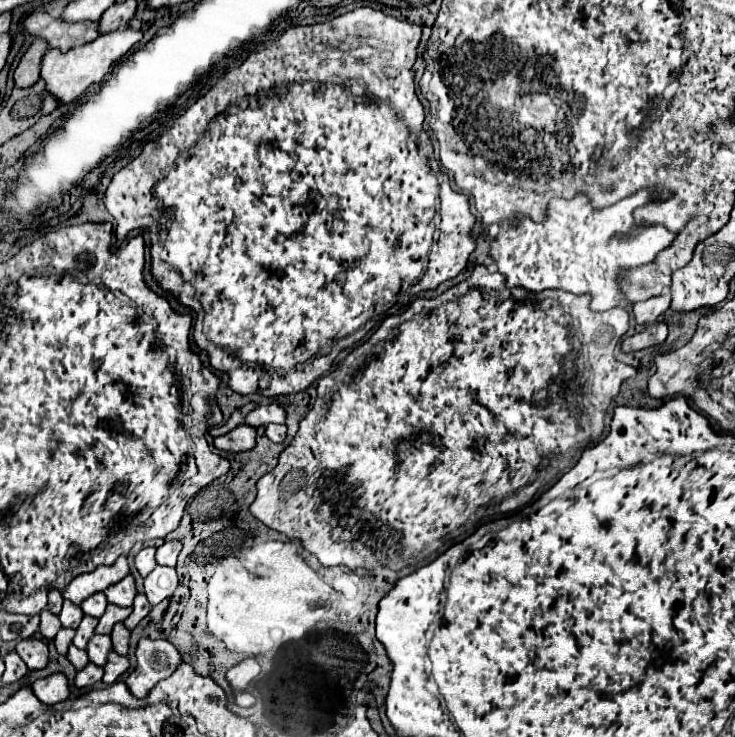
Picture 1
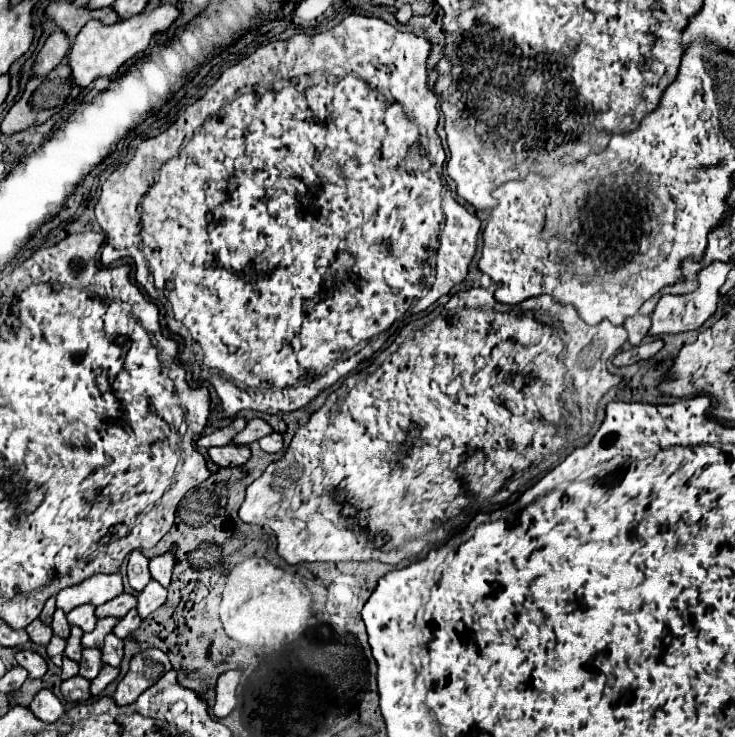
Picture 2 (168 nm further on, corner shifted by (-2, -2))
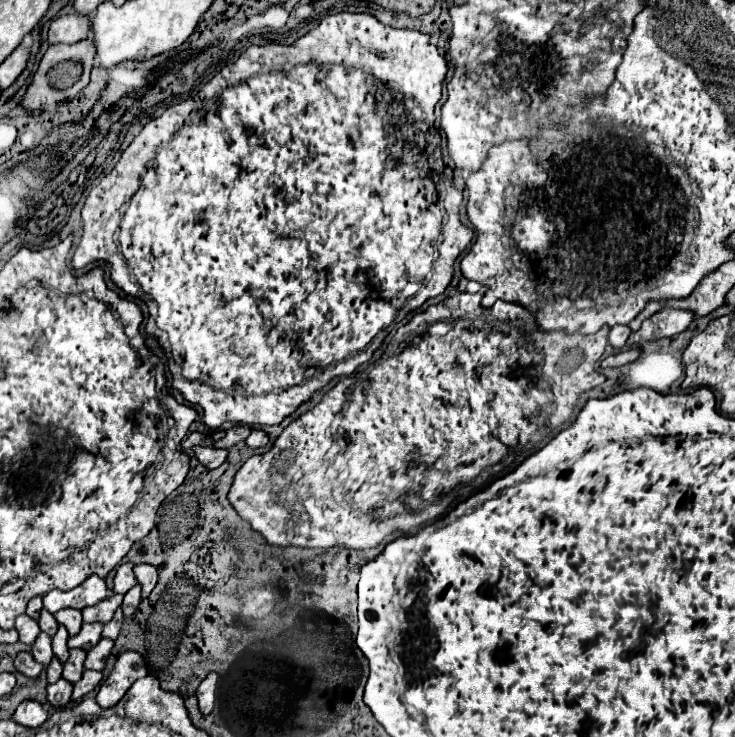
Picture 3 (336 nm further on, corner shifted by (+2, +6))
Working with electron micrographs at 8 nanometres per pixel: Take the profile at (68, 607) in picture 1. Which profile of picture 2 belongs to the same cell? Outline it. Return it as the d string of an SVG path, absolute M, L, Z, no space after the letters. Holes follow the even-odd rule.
M60 608L54 612L54 620L52 620L52 630L56 636L66 638L70 632L70 624L66 620L66 612L60 612Z

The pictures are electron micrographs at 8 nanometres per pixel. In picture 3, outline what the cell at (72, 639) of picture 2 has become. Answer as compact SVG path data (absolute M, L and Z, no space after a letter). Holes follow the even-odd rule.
M60 626L58 632L52 636L52 652L54 652L54 656L60 662L68 660L68 646L66 646L66 642L68 642L68 632L66 632L64 626Z

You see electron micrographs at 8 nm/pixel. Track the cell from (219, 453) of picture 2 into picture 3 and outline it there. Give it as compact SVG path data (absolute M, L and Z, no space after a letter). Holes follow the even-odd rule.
M196 446L196 448L192 448L192 452L198 458L198 462L208 470L218 468L228 456L228 450L218 450L218 448L210 448L210 446Z

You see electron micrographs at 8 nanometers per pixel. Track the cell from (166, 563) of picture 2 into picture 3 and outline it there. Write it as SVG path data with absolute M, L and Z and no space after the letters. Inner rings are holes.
M138 564L138 566L134 566L134 576L136 576L138 584L142 586L142 598L146 598L158 582L158 570L150 564Z

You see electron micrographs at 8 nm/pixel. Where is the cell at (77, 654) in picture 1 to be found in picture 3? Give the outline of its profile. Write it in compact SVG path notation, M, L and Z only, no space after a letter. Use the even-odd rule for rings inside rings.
M56 658L50 660L50 664L46 668L46 676L48 676L48 684L54 684L56 680L60 680L60 676L62 676L62 664Z

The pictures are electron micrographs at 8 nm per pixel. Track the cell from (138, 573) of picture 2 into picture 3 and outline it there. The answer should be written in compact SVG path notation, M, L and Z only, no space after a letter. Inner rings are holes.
M134 564L118 566L116 576L114 576L114 588L112 588L114 594L126 594L132 586L136 586L136 578L134 578L132 568L134 568Z

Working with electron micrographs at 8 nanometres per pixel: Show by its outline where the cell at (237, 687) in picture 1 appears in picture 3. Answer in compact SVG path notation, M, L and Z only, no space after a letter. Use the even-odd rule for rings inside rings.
M210 672L198 686L196 690L196 698L198 698L198 708L200 712L206 716L212 712L214 702L216 702L216 682L218 682L218 674Z

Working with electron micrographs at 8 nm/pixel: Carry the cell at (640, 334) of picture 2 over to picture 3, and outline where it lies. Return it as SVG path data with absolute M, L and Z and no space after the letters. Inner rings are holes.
M624 324L614 326L614 328L610 330L610 334L608 334L608 344L610 344L612 348L624 348L628 336L630 336L630 328L628 328L628 326L624 326Z

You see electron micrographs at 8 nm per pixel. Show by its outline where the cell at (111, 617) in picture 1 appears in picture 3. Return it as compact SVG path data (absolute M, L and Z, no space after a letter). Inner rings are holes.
M82 624L82 630L68 640L68 648L88 650L96 646L96 642L100 640L100 632L102 632L102 624Z

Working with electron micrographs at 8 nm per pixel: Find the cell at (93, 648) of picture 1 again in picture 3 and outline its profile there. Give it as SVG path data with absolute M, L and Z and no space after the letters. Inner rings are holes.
M76 648L76 650L70 650L70 656L68 660L64 662L64 672L62 672L62 678L68 680L68 682L78 682L82 672L84 672L84 658L86 658L86 652Z

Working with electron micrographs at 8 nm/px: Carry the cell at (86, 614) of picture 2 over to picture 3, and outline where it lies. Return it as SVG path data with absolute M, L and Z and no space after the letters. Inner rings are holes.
M64 608L64 610L56 612L54 618L56 618L58 624L66 626L66 630L68 630L70 636L74 636L74 634L80 632L80 626L82 626L82 614L80 614L80 610L76 610L76 608Z

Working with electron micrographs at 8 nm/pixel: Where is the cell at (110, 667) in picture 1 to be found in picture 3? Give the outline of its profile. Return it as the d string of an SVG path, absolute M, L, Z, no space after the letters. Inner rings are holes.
M84 670L82 678L74 684L74 690L72 690L72 702L78 702L82 700L88 692L92 692L102 680L102 672L94 672L94 670Z

